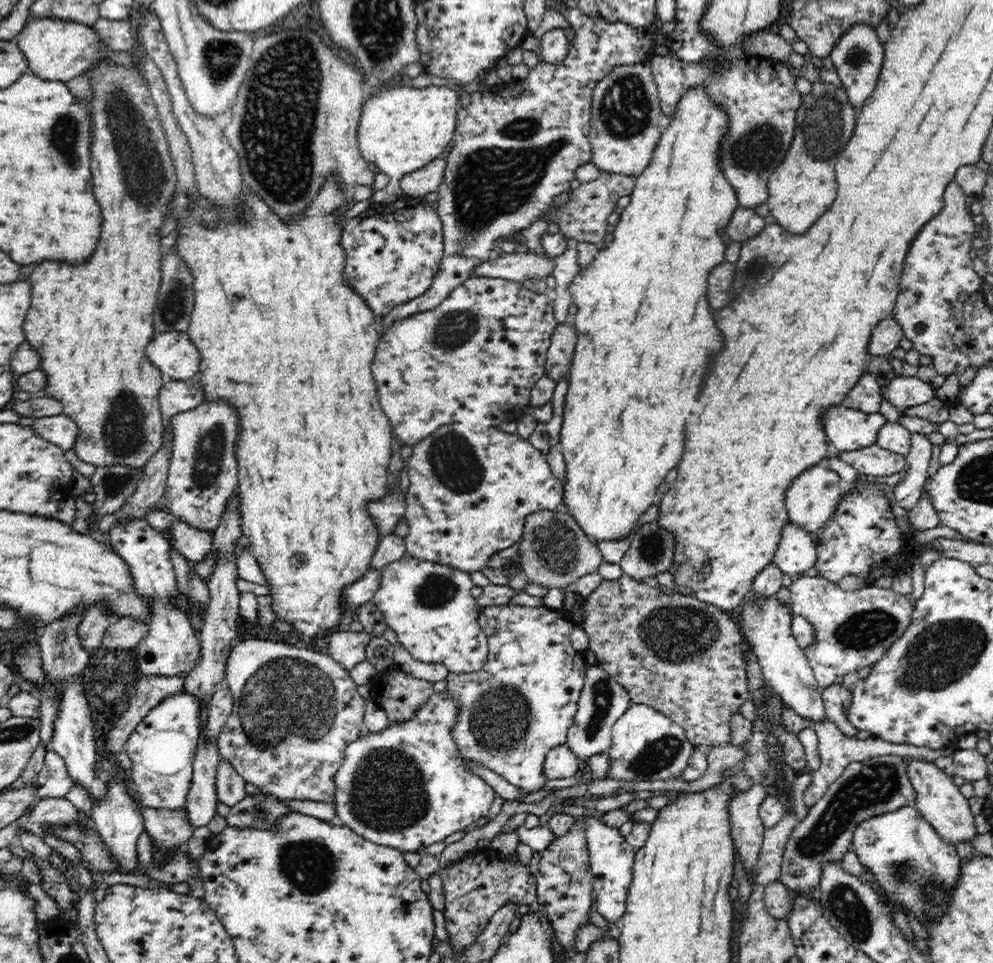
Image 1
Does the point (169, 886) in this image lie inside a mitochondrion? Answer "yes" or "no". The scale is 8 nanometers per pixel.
no

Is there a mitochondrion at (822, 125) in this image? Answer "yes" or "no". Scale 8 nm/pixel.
yes

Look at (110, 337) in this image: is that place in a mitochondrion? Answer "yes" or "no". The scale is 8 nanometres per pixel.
no

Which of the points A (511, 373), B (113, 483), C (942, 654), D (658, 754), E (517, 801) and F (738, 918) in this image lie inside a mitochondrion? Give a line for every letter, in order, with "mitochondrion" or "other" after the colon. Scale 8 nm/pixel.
A: other
B: mitochondrion
C: mitochondrion
D: mitochondrion
E: other
F: other

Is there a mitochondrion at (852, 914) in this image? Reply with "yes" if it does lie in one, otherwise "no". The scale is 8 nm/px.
yes

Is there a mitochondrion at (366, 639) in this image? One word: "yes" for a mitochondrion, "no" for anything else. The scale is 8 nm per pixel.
no

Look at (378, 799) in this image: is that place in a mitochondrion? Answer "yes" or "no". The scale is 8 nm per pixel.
yes

